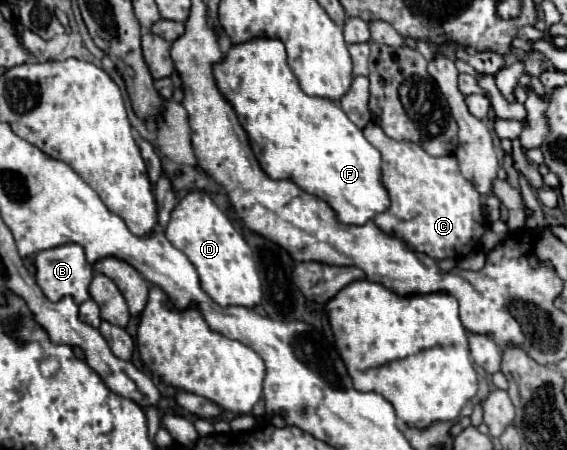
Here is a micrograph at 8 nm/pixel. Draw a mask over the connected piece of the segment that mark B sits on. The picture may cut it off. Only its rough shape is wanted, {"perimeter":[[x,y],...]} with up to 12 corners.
{"perimeter":[[80,244],[34,256],[36,284],[52,302],[90,298],[92,264]]}

